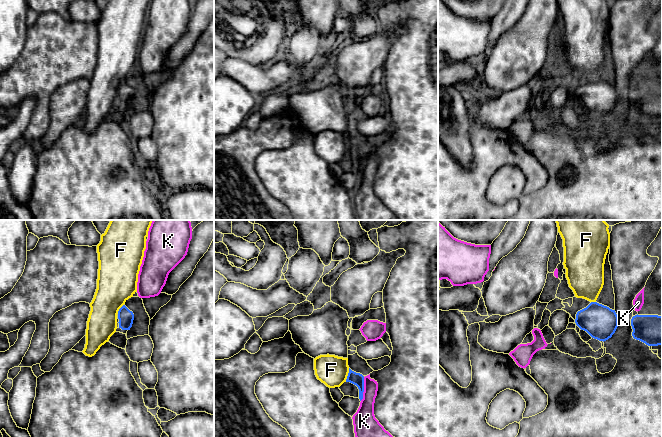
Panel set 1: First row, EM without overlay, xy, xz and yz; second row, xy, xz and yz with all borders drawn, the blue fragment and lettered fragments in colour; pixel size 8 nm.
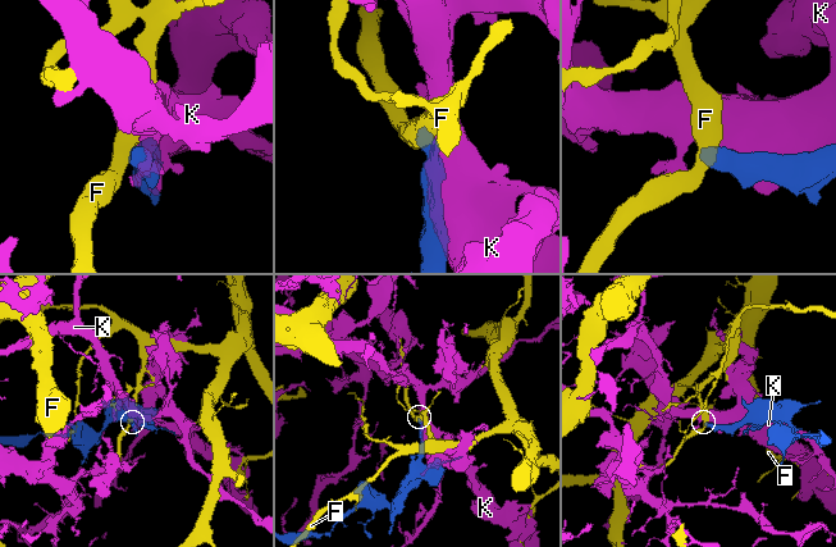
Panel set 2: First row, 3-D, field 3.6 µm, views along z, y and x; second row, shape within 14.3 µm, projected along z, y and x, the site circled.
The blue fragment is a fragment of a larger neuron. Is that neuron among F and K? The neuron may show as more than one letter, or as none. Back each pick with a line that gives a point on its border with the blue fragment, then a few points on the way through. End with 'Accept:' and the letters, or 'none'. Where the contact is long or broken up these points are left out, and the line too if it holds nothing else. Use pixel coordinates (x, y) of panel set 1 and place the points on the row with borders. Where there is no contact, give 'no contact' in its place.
Accept: none

